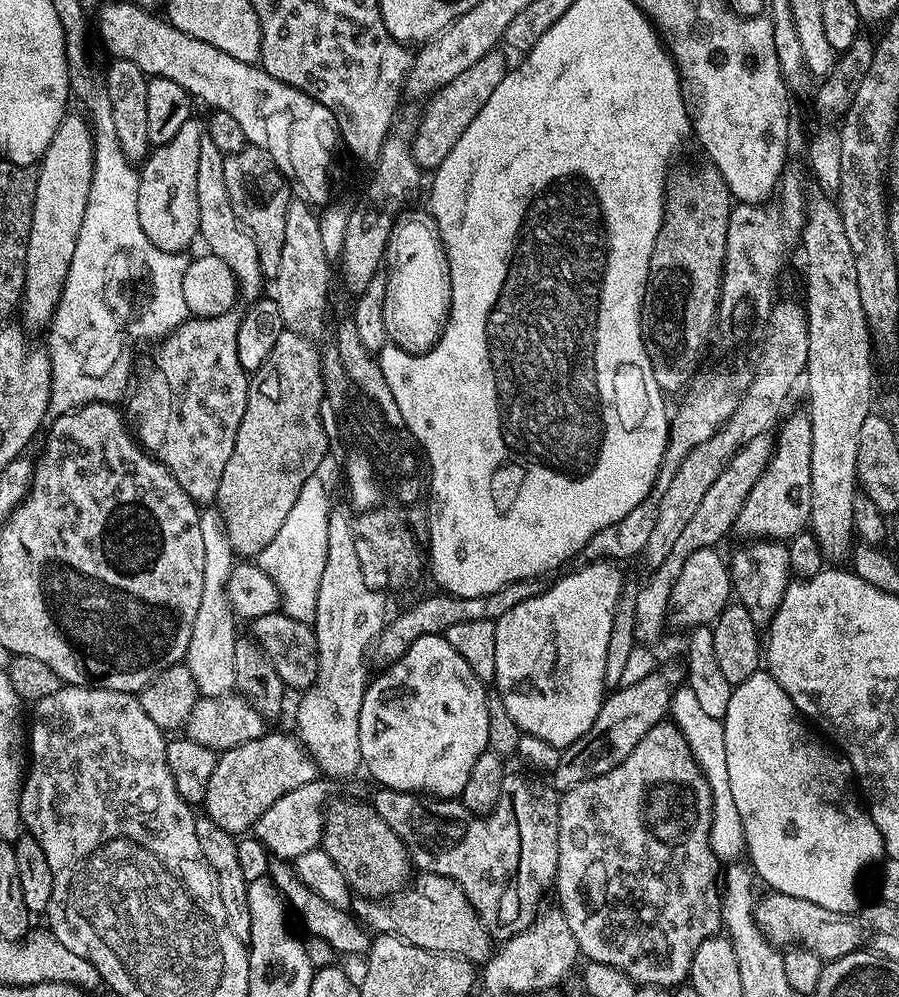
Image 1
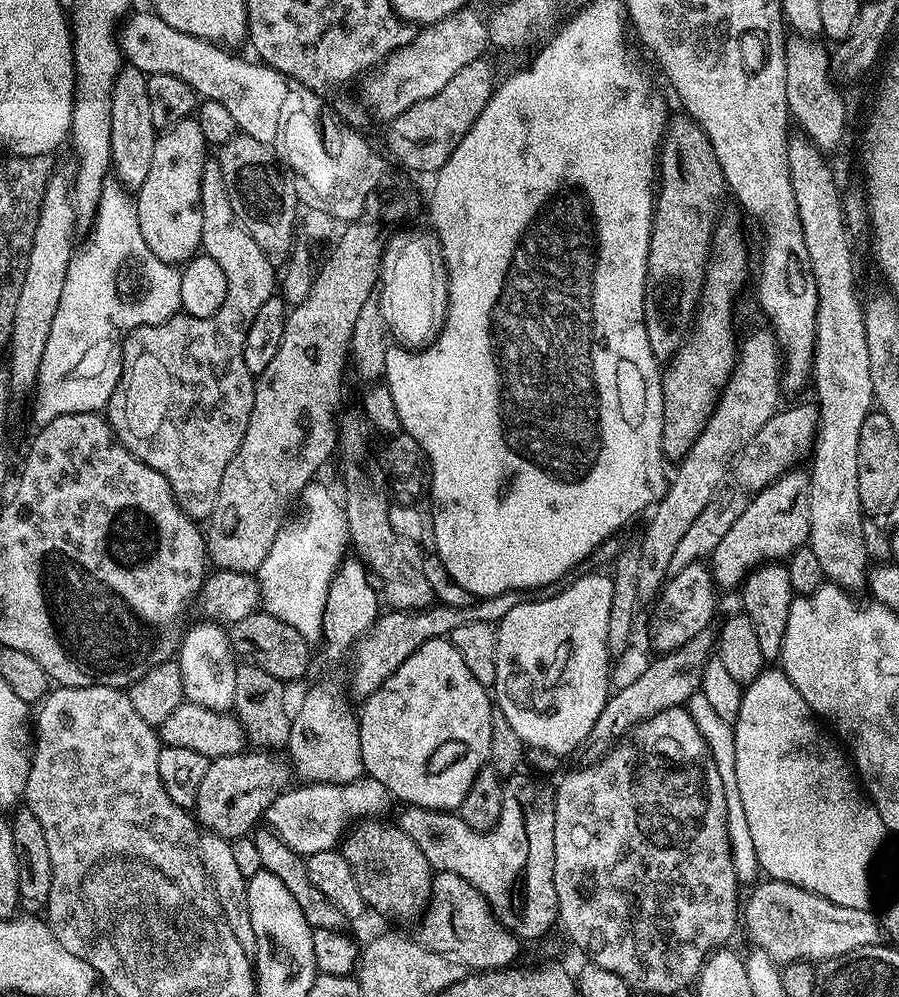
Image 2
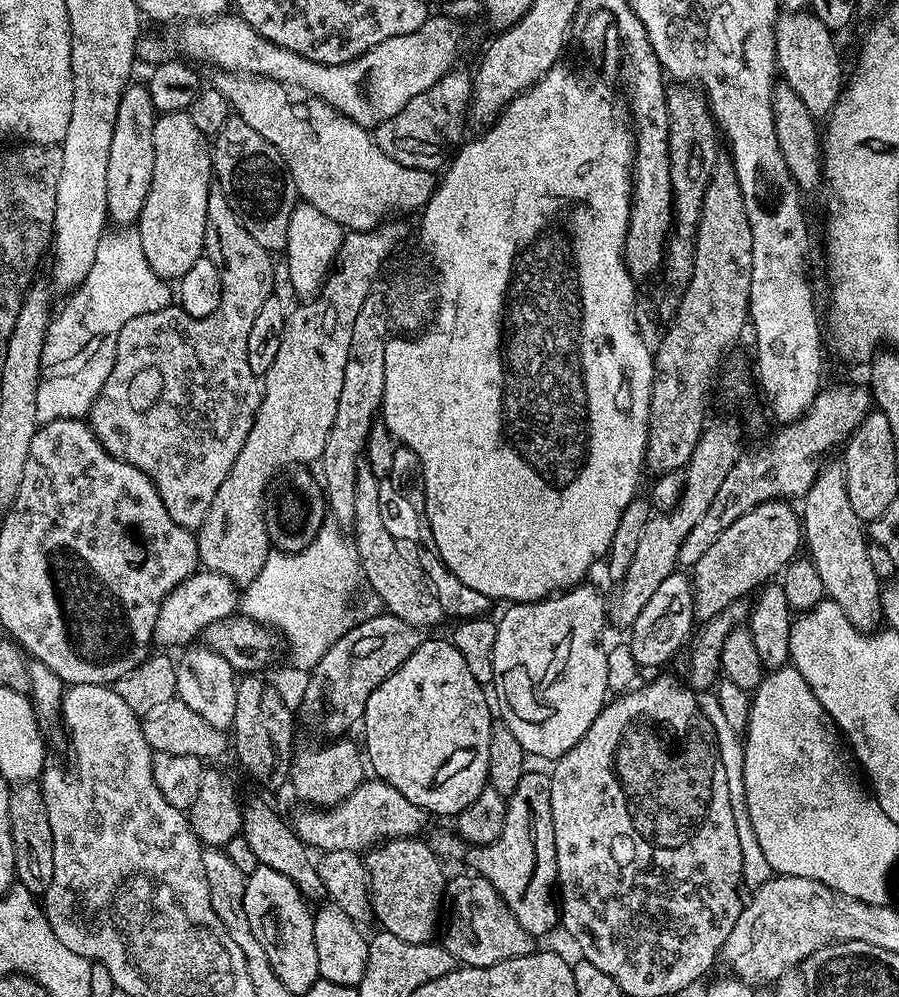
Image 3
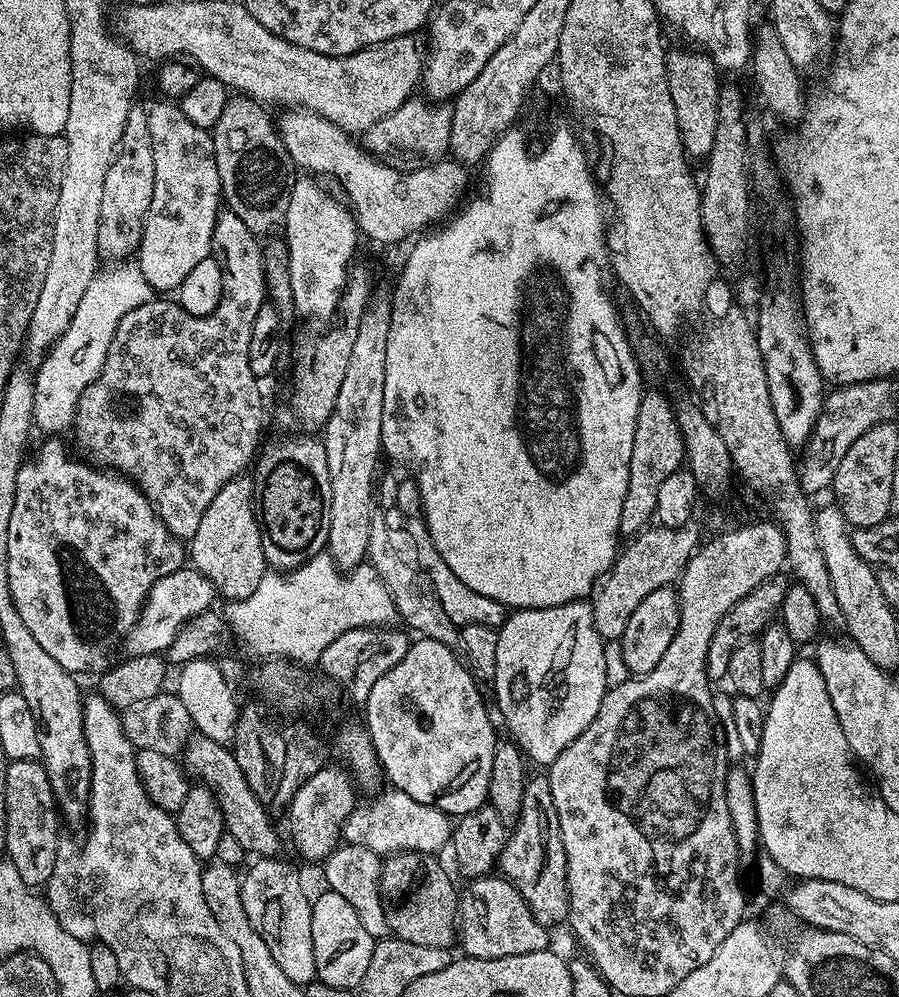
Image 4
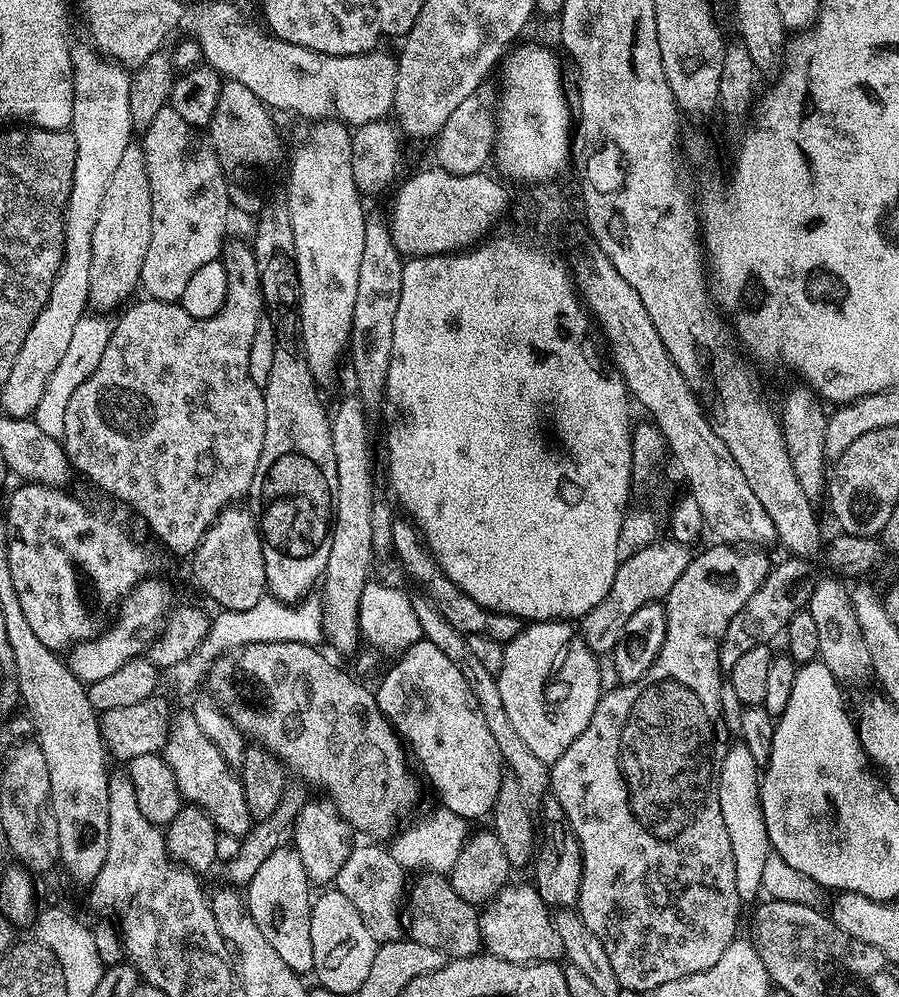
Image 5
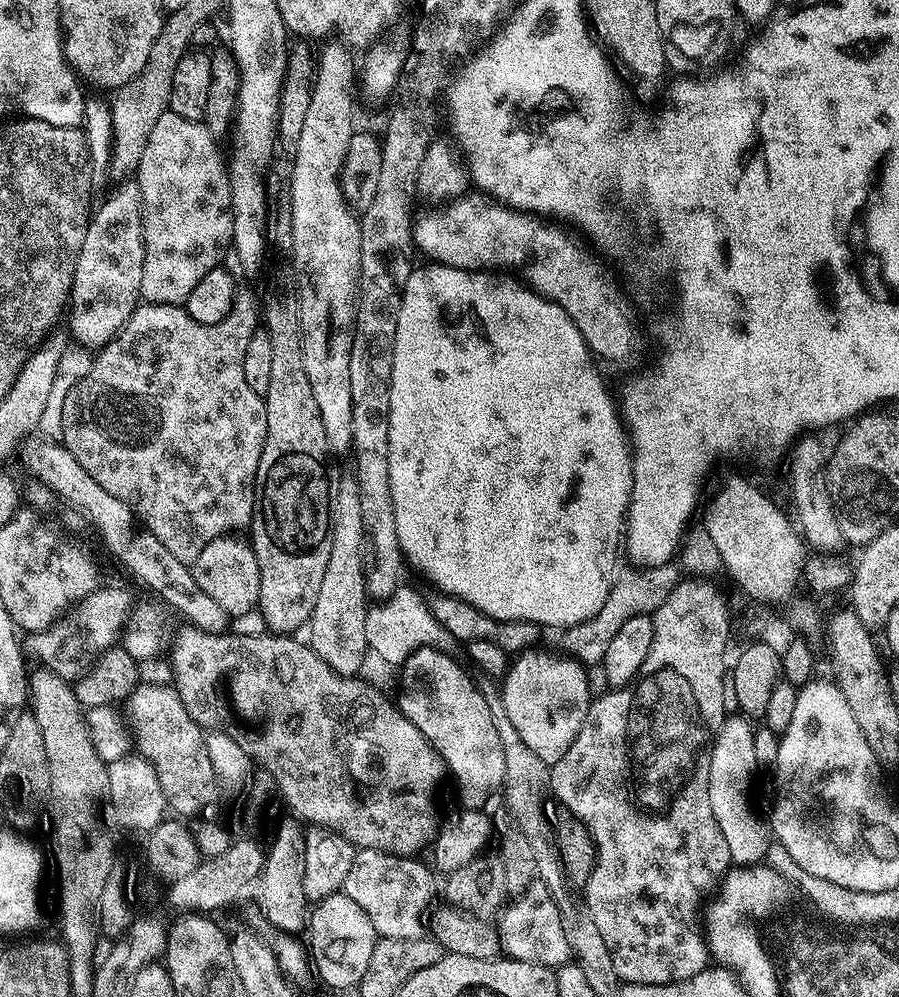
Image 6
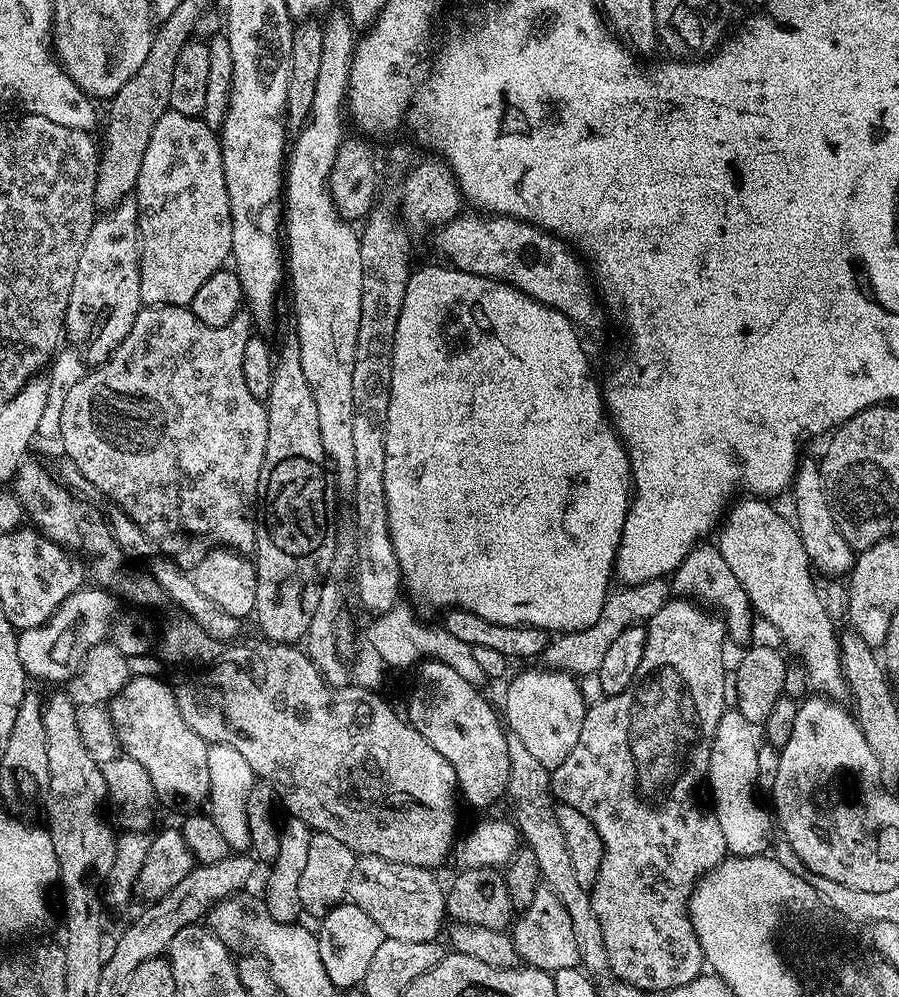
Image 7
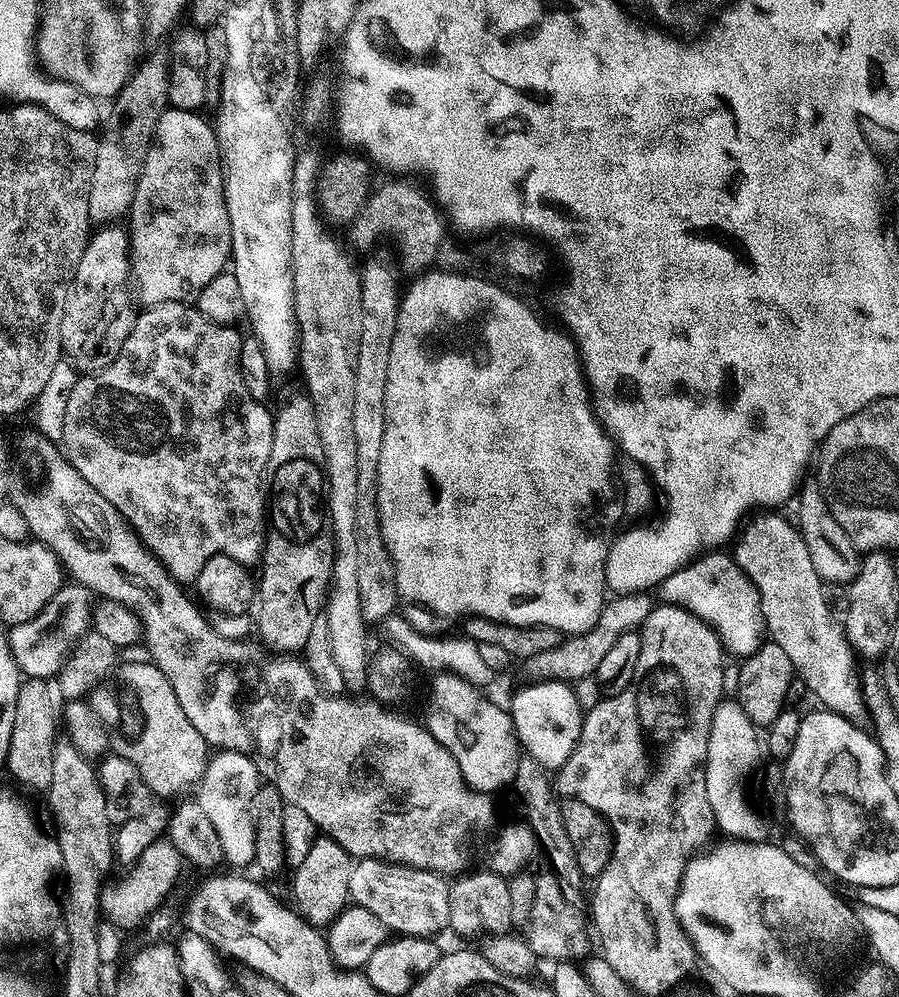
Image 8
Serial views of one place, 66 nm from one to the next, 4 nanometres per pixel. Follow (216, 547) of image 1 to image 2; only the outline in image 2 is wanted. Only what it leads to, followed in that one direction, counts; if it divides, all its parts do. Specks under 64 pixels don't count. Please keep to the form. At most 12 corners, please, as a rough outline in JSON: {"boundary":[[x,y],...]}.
{"boundary":[[201,619],[180,639],[184,699],[235,705],[237,653],[223,623]]}

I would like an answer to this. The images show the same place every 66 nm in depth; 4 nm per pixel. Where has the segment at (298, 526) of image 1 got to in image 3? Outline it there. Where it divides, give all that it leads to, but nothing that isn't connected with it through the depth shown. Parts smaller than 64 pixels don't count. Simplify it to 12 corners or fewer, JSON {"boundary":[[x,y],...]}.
{"boundary":[[326,522],[238,600],[312,669],[358,622],[355,543]]}

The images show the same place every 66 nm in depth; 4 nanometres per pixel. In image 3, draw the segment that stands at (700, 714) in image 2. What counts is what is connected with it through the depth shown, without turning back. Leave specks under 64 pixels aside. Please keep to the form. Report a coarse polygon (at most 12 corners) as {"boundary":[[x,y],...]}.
{"boundary":[[715,691],[699,708],[715,731],[742,849],[741,881],[762,887],[774,873],[754,834],[745,794],[743,737]]}

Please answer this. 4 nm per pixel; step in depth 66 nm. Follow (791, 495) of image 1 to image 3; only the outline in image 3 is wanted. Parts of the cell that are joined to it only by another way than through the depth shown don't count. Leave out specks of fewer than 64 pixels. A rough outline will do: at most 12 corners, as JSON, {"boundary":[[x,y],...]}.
{"boundary":[[754,506],[698,558],[697,621],[779,577],[802,548],[802,516]]}

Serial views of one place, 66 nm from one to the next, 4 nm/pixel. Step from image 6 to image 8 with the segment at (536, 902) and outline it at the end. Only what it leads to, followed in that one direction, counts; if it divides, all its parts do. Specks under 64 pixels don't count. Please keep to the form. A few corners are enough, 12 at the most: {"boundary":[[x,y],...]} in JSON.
{"boundary":[[536,879],[526,939],[541,959],[568,962],[593,949],[587,909],[563,881]]}

